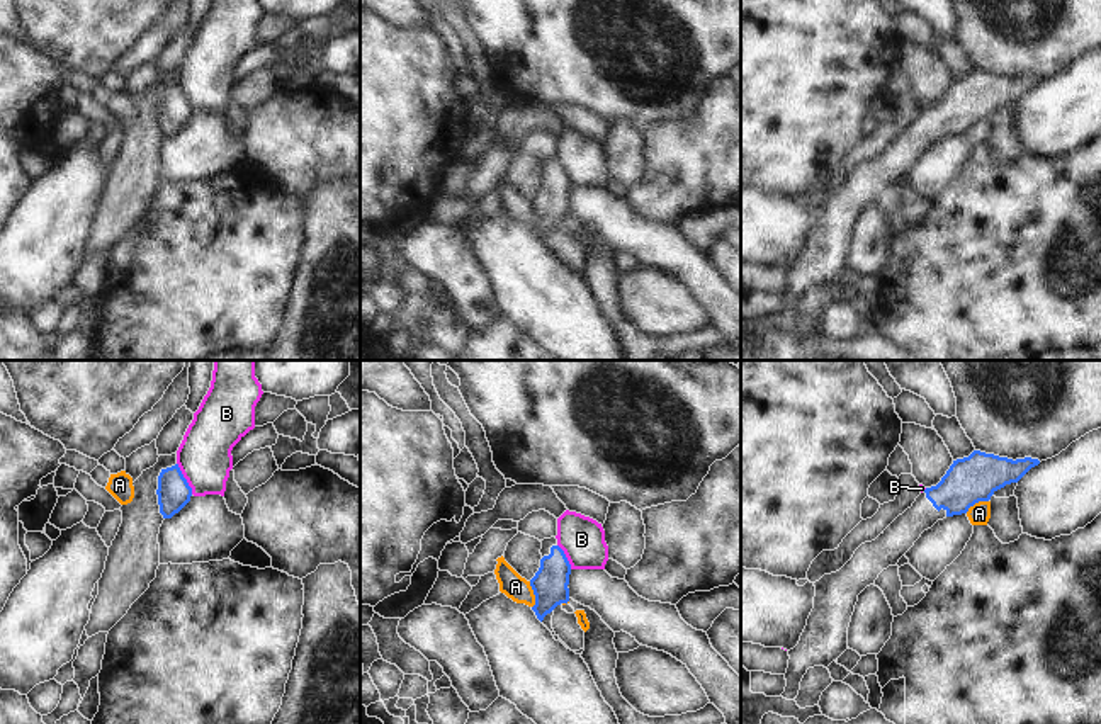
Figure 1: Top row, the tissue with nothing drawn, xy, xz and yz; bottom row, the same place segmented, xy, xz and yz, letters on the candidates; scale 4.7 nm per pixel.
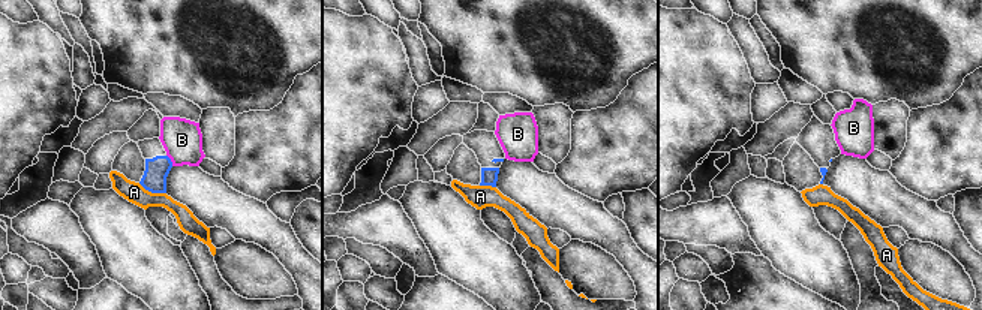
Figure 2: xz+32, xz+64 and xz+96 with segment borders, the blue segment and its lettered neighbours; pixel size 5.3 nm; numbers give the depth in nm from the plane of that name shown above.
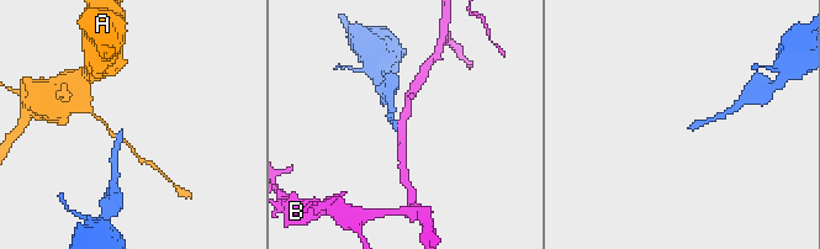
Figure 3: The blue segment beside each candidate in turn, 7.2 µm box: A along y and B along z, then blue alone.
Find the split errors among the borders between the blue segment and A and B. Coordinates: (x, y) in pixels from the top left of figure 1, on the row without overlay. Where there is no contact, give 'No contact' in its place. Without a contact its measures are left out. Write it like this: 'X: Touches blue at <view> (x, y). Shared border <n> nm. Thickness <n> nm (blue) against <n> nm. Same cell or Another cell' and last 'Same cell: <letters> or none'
A: Touches blue at xz (534, 213). Shared border 130 nm. Thickness 170 nm (blue) against 120 nm. Another cell
B: Touches blue at xy (184, 97). Shared border 170 nm. Thickness 160 nm (blue) against 260 nm. Another cell
Same cell: none.

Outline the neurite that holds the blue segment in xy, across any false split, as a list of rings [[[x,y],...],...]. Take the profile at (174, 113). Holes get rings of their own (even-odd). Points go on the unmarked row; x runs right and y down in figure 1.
[[[178,83],[161,88],[156,114],[163,138],[172,138],[190,121],[192,107],[184,97]]]

